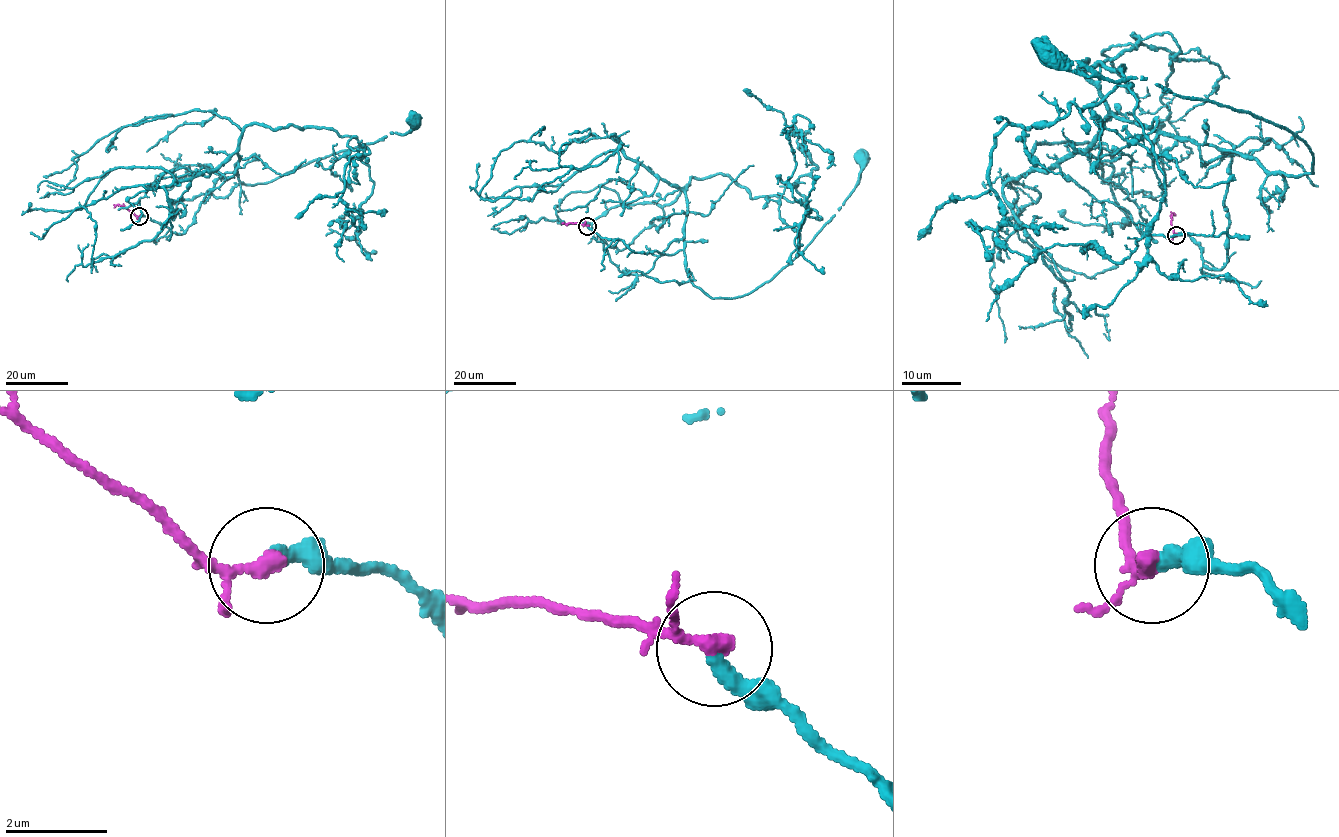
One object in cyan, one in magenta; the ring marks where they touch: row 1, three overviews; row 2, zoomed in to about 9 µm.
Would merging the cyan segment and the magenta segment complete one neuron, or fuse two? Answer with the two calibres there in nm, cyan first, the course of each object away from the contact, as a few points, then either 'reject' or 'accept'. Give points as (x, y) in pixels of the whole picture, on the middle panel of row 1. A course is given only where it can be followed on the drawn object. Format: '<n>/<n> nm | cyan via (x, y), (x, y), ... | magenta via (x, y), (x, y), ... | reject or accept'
360/240 nm | cyan via (587, 226), (634, 252), (682, 250), (696, 286), (736, 298), (804, 249), (854, 189), (863, 157) | magenta via (587, 226), (562, 223) | accept

